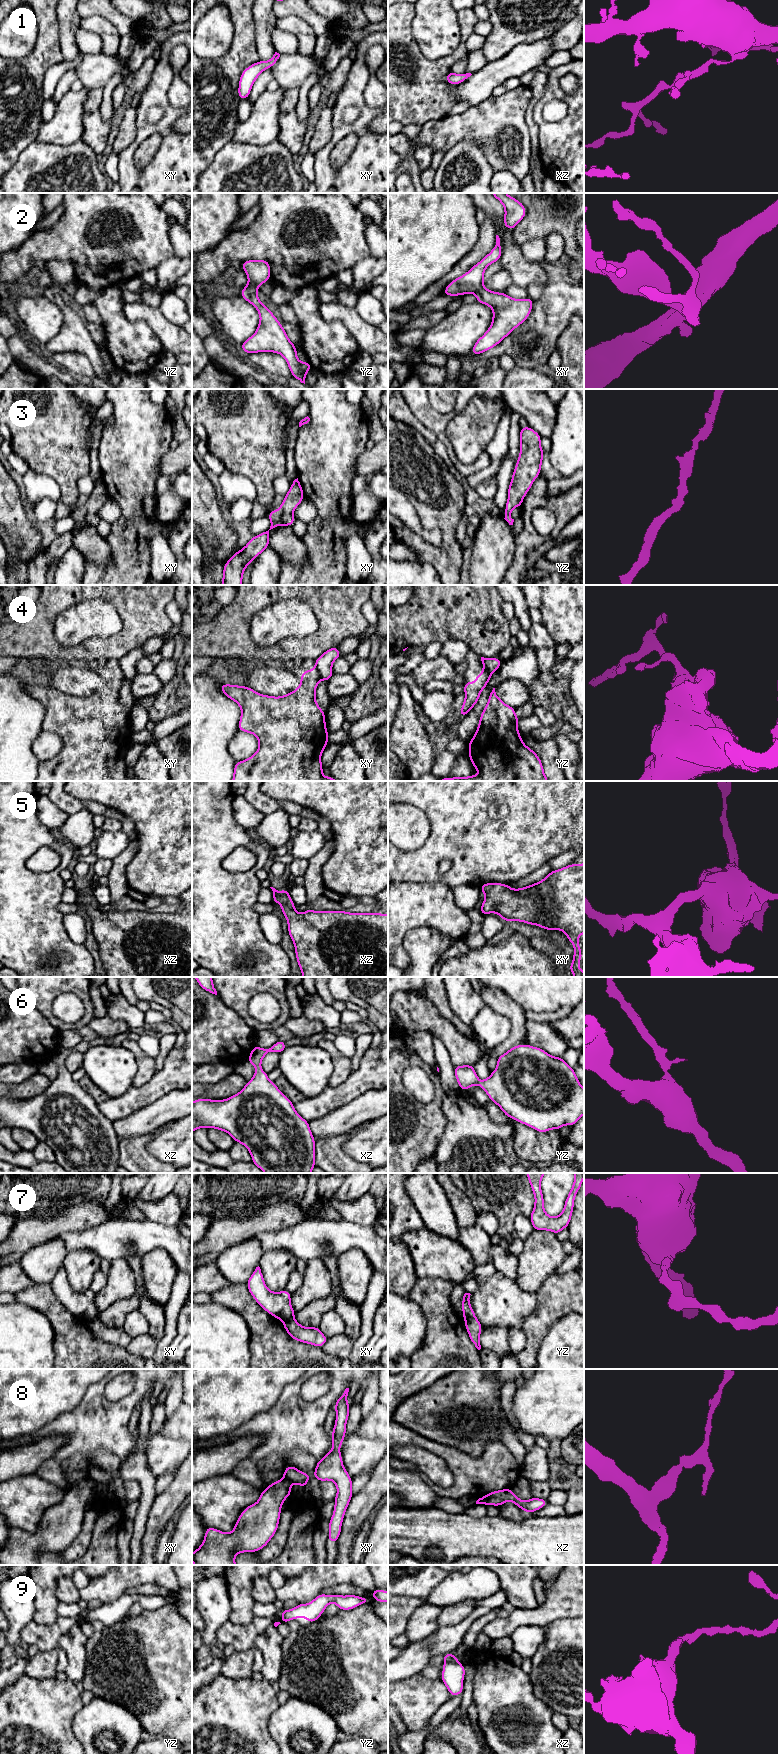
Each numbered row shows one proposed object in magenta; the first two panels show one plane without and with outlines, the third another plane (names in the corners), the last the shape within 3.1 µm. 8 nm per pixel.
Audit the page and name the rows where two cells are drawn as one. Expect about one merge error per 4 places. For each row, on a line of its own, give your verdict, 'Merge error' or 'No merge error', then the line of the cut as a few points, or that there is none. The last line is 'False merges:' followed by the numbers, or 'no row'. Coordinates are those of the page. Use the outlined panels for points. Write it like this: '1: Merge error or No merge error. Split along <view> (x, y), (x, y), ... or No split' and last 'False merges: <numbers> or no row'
1: No merge error. No split
2: No merge error. No split
3: No merge error. No split
4: Merge error. Split along xy (315, 667), (321, 677)
5: No merge error. No split
6: No merge error. No split
7: Merge error. Split along xy (293, 1317), (283, 1321)
8: Merge error. Split along xy (284, 1477), (290, 1483)
9: No merge error. No split
False merges: 4, 7, 8

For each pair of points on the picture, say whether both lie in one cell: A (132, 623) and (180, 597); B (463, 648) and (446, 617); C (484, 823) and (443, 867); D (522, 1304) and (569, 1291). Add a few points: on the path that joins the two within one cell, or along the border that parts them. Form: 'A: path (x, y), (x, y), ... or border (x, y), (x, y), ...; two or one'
A: border (174, 595), (175, 598); two
B: border (442, 643), (450, 638), (457, 638), (470, 648); two
C: border (448, 858), (452, 866), (441, 875); two
D: border (535, 1293), (536, 1308), (523, 1320); two

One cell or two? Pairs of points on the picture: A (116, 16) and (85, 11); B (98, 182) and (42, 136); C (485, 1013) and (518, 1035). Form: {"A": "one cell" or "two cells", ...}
{"A": "one cell", "B": "two cells", "C": "two cells"}

